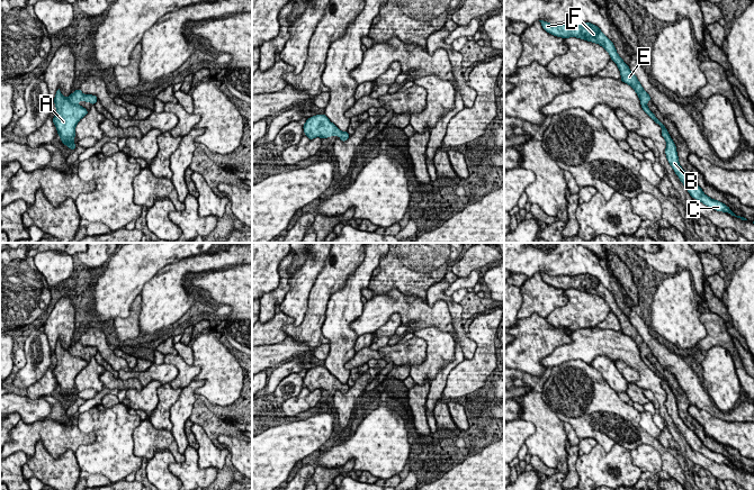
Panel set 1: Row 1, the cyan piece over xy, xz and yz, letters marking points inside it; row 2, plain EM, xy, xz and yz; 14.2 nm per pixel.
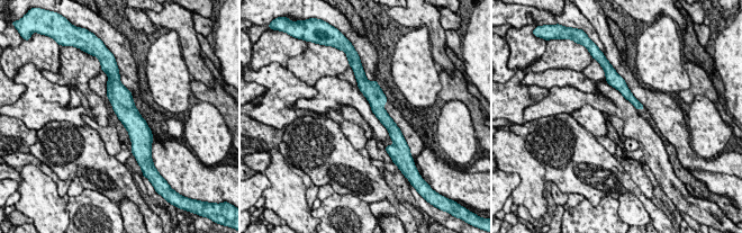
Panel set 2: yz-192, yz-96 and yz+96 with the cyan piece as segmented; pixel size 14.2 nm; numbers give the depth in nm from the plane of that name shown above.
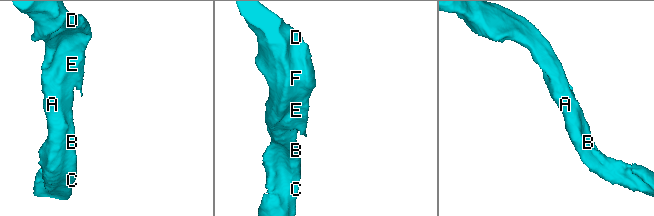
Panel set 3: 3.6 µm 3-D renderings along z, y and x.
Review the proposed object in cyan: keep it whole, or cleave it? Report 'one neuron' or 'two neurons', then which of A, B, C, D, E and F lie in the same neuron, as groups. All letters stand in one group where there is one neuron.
one neuron; groups A B C D E F

